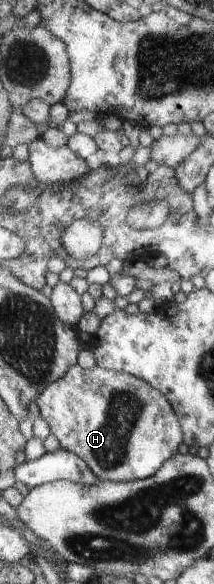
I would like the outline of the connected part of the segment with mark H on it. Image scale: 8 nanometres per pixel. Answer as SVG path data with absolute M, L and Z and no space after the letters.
M73 365L60 380L49 385L35 403L39 406L42 419L50 427L51 445L85 459L100 480L132 482L151 477L184 443L184 429L175 408L159 389L134 375L108 370L99 365L93 369Z

